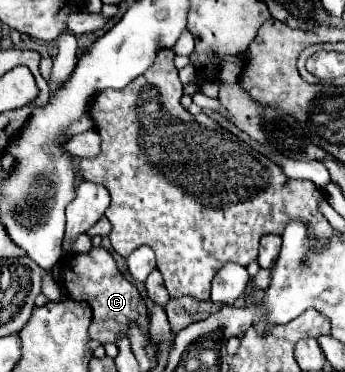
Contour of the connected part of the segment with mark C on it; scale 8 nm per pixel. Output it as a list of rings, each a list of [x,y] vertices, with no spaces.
[[[96,247],[90,253],[82,255],[76,253],[74,257],[66,257],[60,263],[64,263],[64,285],[62,289],[66,293],[72,293],[74,299],[88,301],[92,307],[92,323],[90,323],[90,337],[98,339],[100,343],[116,343],[120,333],[126,333],[128,325],[136,321],[140,329],[144,329],[148,337],[148,313],[146,305],[138,293],[138,289],[124,279],[124,275],[118,271],[112,255],[104,247]]]

